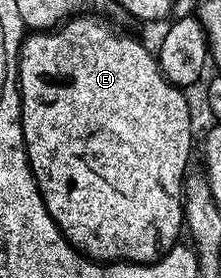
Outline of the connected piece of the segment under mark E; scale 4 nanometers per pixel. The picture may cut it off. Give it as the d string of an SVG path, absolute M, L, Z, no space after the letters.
M75 16L52 31L41 30L31 32L24 37L23 46L19 50L19 104L23 115L23 145L25 147L25 156L31 162L31 171L35 174L35 179L39 185L41 196L45 200L45 208L49 212L49 216L53 216L53 220L59 225L59 231L62 232L63 239L73 249L78 250L80 254L84 254L87 258L93 258L96 262L155 262L157 259L163 258L180 241L179 230L181 234L185 226L183 183L189 174L187 161L191 158L191 106L187 103L187 98L183 94L186 93L180 87L172 84L163 75L159 67L158 57L152 51L150 54L135 38L119 38L115 42L114 32L105 23L99 22L96 26L91 26L91 22L87 19L87 16Z

